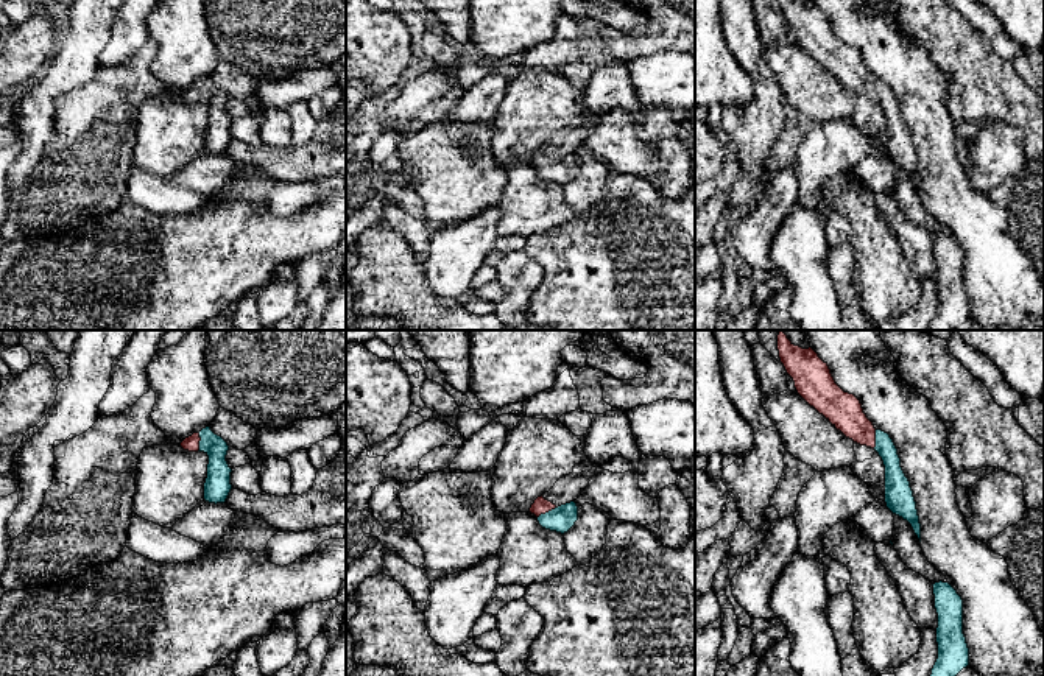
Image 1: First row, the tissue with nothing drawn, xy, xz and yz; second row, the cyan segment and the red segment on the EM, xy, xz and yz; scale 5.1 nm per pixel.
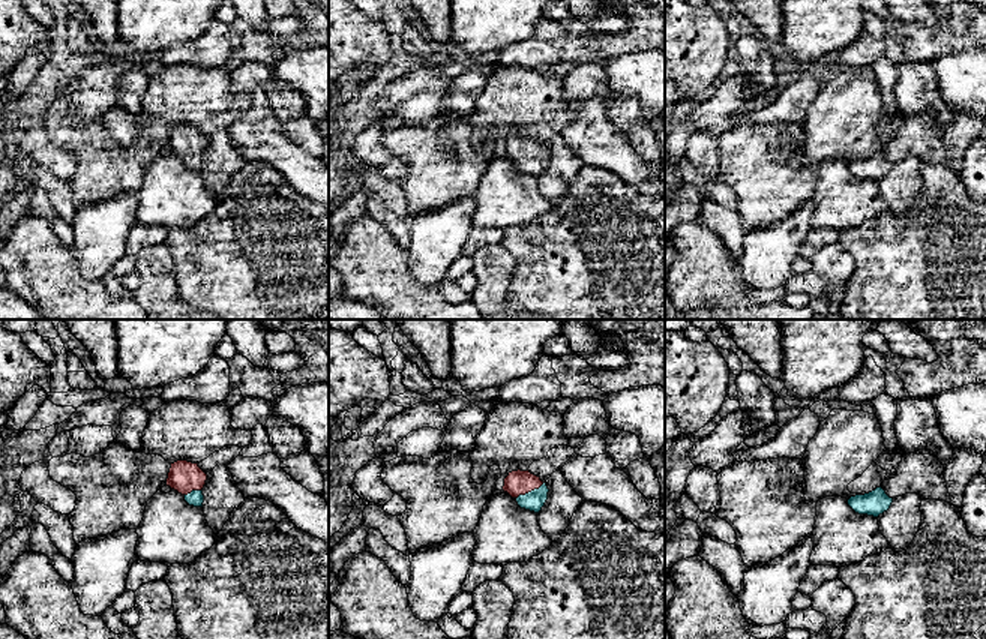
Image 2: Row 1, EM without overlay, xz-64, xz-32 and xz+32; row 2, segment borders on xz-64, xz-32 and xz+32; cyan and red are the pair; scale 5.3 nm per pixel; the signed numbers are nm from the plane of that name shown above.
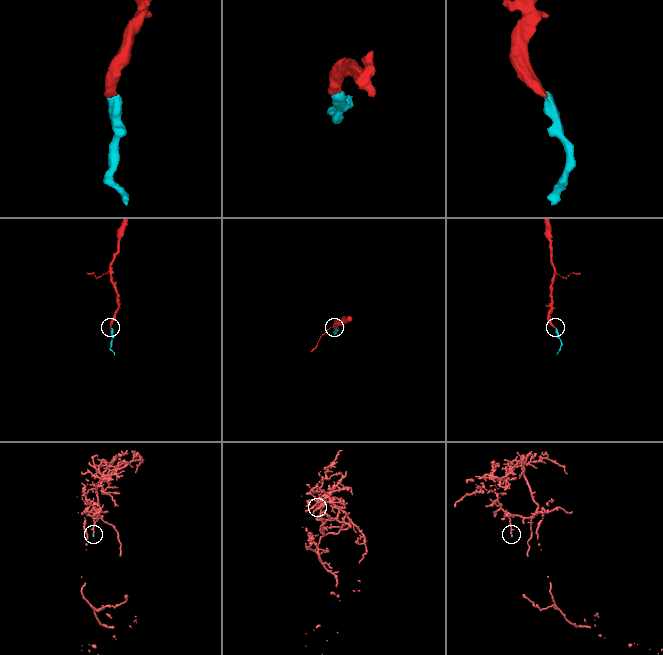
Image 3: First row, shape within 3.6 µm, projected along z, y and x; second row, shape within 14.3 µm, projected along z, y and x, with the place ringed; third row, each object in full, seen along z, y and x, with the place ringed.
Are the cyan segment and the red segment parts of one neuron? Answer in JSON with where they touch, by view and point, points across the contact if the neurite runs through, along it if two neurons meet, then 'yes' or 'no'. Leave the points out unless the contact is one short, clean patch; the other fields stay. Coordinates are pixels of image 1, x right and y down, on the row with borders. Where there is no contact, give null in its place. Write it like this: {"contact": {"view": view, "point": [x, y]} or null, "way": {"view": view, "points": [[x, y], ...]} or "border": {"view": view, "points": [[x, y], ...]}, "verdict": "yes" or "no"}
{"contact": {"view": "xy", "point": [200, 443]}, "way": {"view": "xy", "points": [[217, 486], [217, 457], [200, 443], [192, 443]]}, "verdict": "yes"}

